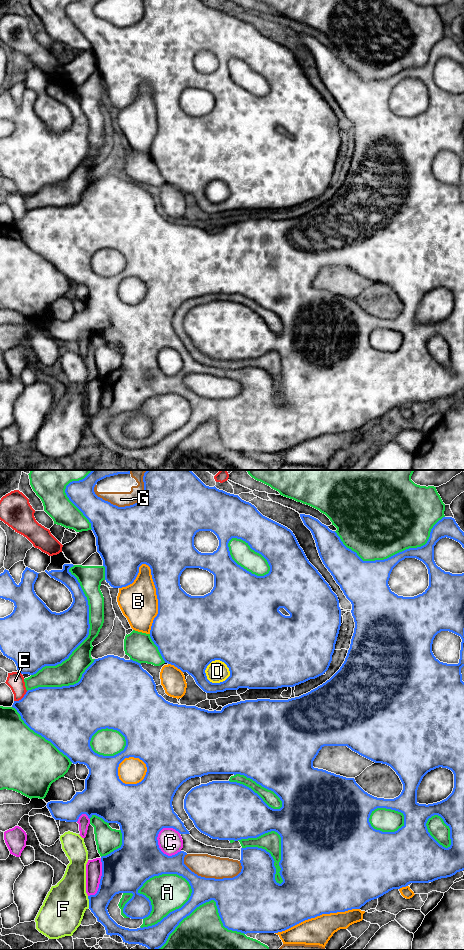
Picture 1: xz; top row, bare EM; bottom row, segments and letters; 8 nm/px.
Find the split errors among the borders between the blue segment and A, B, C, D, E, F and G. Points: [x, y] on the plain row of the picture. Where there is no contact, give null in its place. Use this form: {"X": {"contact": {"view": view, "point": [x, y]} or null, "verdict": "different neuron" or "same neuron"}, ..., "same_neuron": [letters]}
{"A": {"contact": {"view": "xz", "point": [176, 429]}, "verdict": "different neuron"}, "B": {"contact": {"view": "xz", "point": [157, 117]}, "verdict": "different neuron"}, "C": {"contact": {"view": "xz", "point": [159, 368]}, "verdict": "different neuron"}, "D": {"contact": {"view": "xz", "point": [215, 203]}, "verdict": "same neuron"}, "E": {"contact": {"view": "xz", "point": [22, 218]}, "verdict": "different neuron"}, "F": {"contact": {"view": "xz", "point": [89, 422]}, "verdict": "different neuron"}, "G": {"contact": {"view": "xz", "point": [210, 398]}, "verdict": "different neuron"}, "same_neuron": ["D"]}

